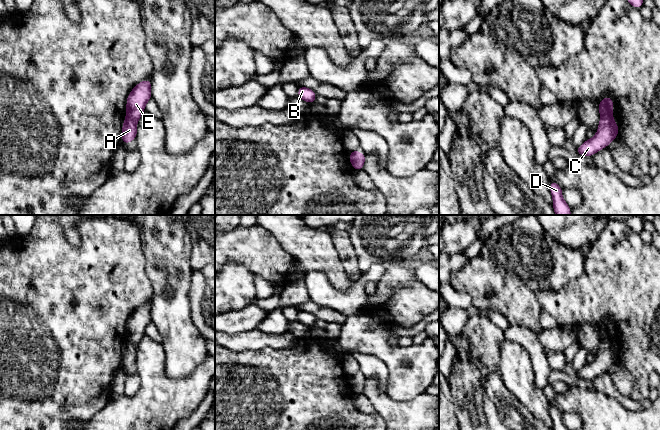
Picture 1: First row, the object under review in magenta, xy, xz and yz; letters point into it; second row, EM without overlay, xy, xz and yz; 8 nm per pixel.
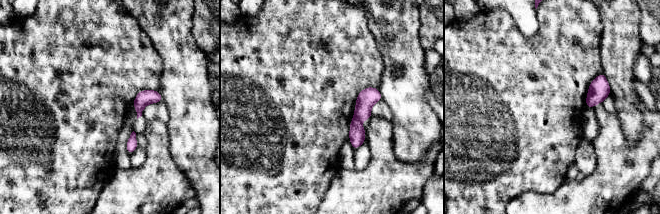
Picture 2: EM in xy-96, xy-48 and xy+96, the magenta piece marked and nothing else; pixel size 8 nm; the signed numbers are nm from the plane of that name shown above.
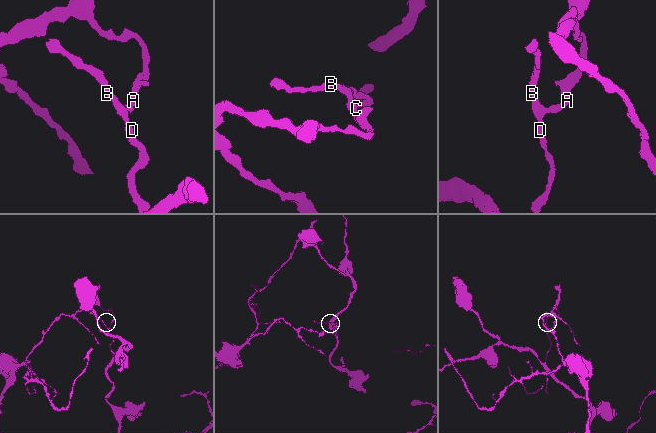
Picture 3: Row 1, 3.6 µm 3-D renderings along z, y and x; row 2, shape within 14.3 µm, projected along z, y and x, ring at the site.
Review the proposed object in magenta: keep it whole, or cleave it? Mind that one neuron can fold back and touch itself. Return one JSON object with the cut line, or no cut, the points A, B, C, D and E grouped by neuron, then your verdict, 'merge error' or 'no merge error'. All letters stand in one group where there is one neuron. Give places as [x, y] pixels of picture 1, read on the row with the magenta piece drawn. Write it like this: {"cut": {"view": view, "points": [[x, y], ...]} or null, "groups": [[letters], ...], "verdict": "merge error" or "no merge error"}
{"cut": {"view": "xy", "points": [[126, 115], [136, 122]]}, "groups": [["A", "B", "C", "D"], ["E"]], "verdict": "merge error"}

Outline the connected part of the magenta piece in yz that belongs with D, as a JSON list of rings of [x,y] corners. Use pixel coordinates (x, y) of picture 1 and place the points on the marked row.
[[[550,180],[550,192],[553,197],[553,209],[556,215],[570,215],[571,208],[562,197],[562,188],[553,180]]]

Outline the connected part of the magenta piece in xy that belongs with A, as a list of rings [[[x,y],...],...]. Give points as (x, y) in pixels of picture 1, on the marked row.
[[[126,116],[122,126],[122,144],[135,140],[137,135],[137,122]]]

